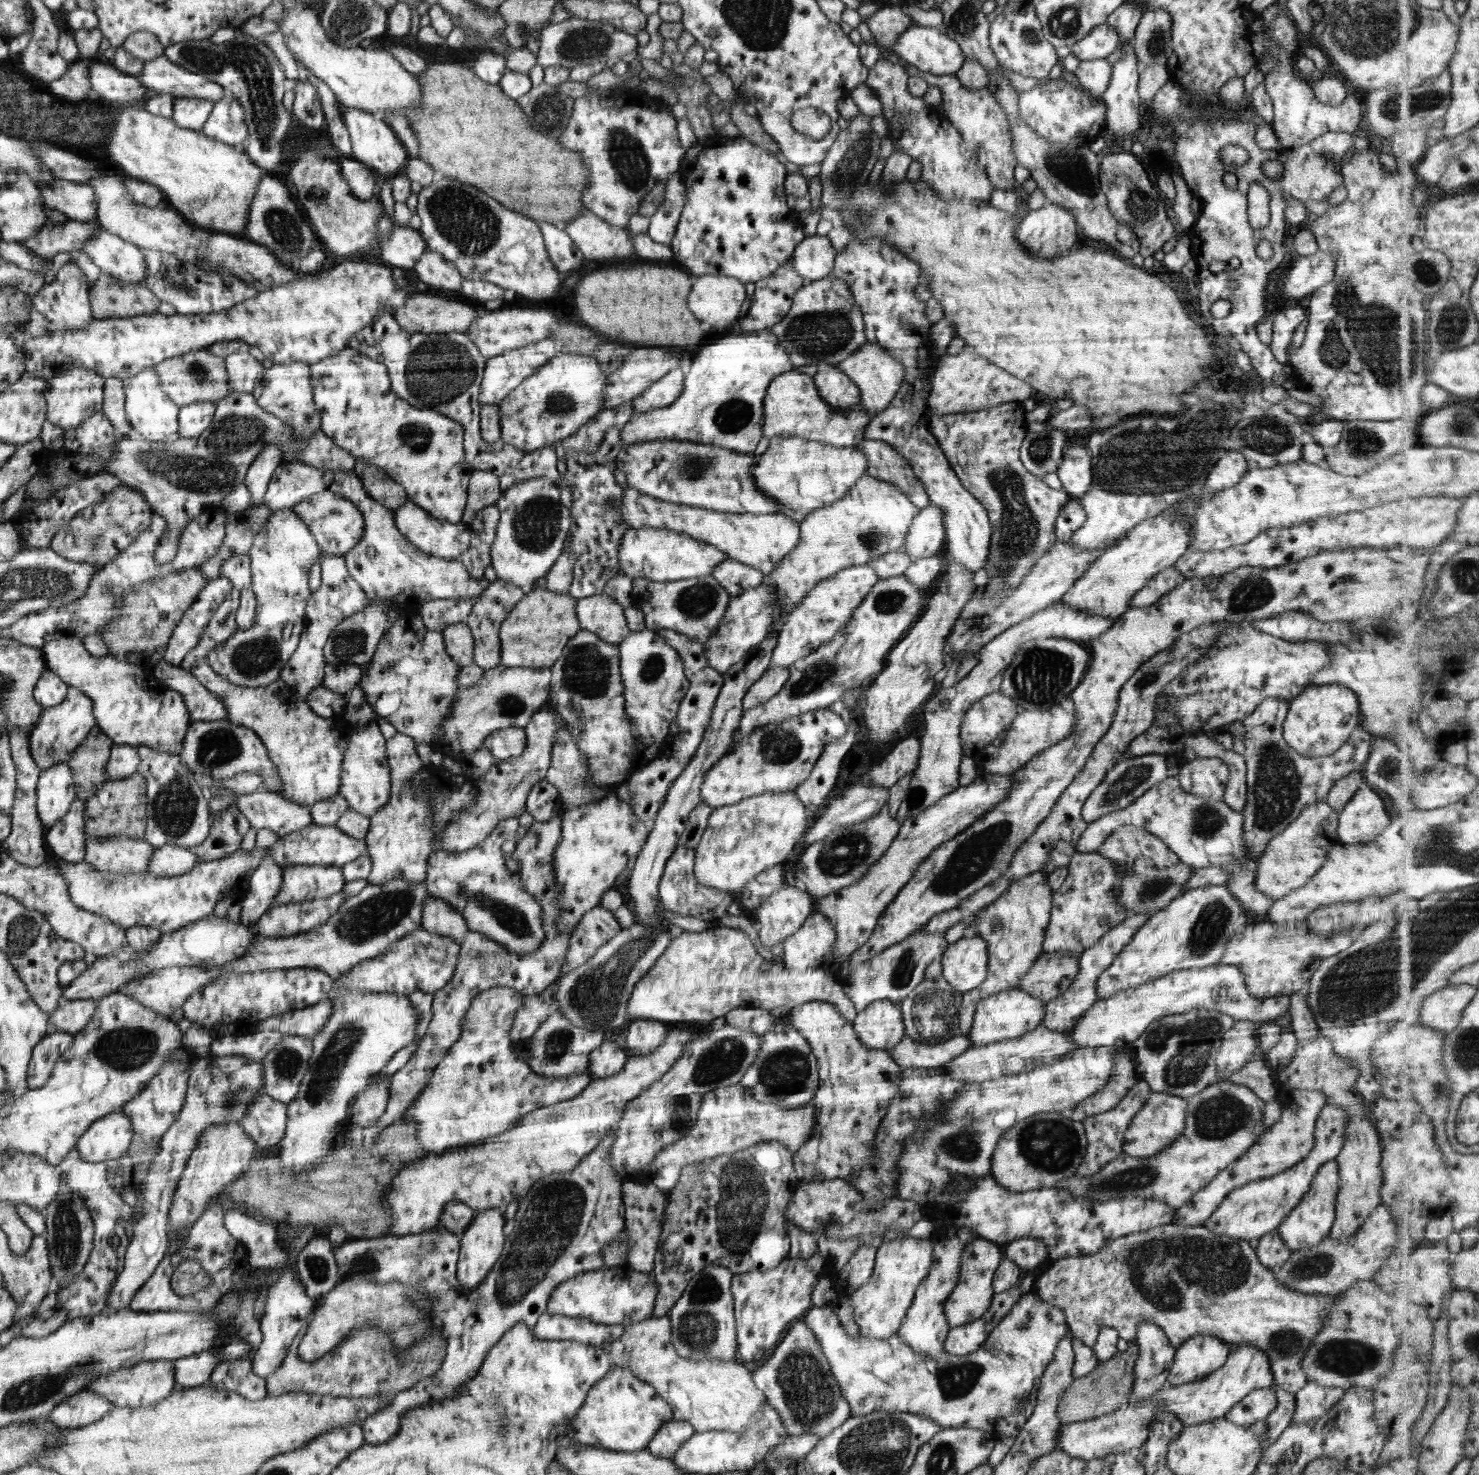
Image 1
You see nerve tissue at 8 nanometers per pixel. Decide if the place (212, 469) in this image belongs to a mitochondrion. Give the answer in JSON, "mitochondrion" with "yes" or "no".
{"mitochondrion":"yes"}

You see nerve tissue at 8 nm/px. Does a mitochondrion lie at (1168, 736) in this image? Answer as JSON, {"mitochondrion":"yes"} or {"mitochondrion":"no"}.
{"mitochondrion":"no"}

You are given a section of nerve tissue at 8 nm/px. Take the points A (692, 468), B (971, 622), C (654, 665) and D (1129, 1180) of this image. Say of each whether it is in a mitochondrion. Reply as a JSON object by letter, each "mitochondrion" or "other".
{"A":"mitochondrion","B":"mitochondrion","C":"mitochondrion","D":"mitochondrion"}

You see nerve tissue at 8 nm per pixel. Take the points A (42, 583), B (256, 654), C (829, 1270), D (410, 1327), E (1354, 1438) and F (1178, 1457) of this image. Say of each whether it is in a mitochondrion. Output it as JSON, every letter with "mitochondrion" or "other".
{"A":"mitochondrion","B":"mitochondrion","C":"other","D":"mitochondrion","E":"other","F":"other"}

